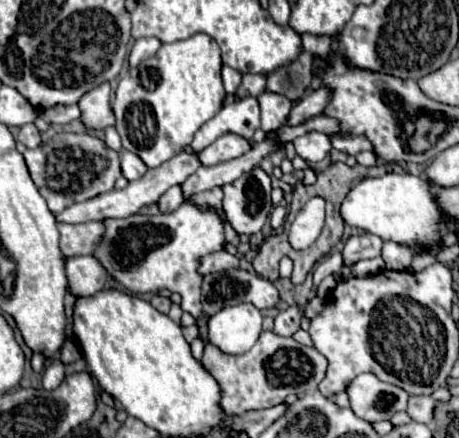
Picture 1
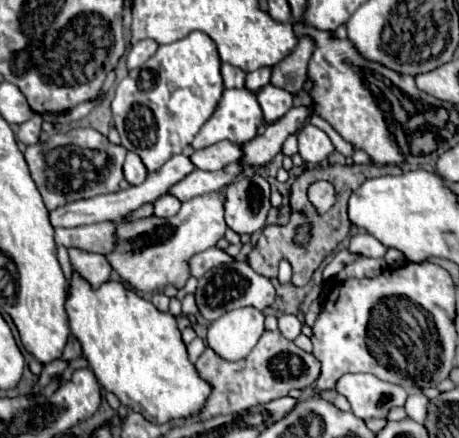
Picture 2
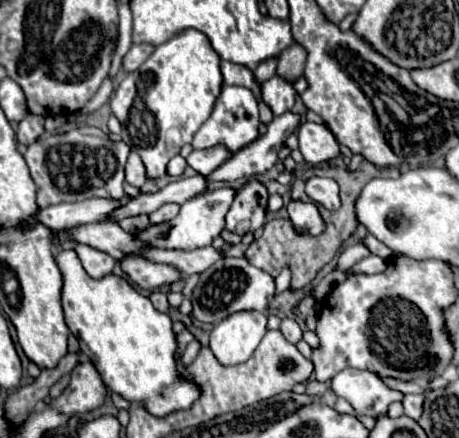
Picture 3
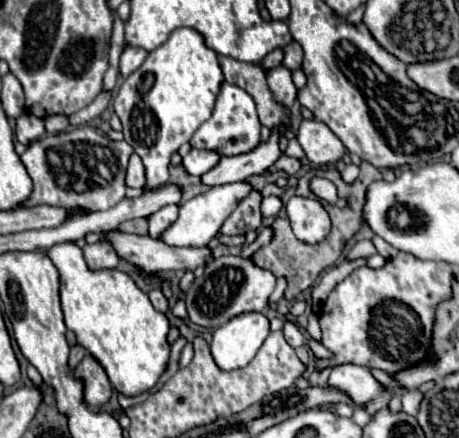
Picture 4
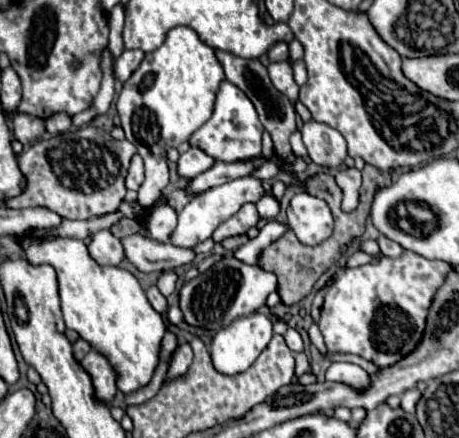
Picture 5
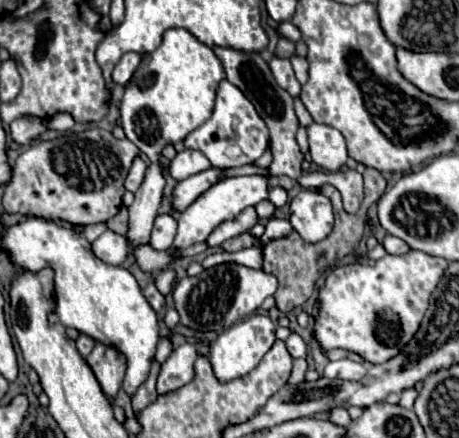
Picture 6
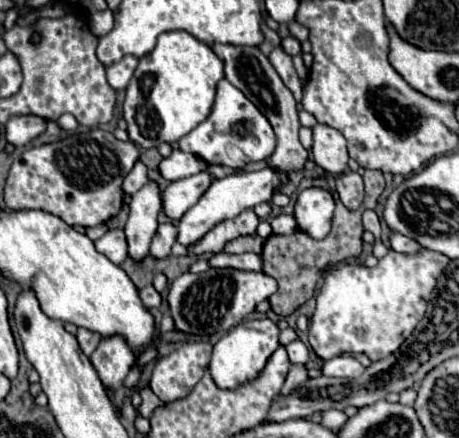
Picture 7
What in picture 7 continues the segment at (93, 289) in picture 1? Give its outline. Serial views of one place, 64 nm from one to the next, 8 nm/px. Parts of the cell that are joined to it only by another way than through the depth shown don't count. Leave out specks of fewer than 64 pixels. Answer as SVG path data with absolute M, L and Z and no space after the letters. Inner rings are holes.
M116 228L108 230L102 238L94 242L94 246L100 254L104 254L110 262L118 266L128 258L128 244L126 244L126 236L122 230L116 230Z

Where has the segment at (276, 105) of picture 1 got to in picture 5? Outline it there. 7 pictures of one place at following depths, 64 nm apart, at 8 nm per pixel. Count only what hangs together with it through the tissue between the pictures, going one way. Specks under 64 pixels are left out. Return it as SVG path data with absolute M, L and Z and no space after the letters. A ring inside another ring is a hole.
M274 62L268 66L270 80L278 92L288 96L292 104L298 100L298 84L292 78L292 66L288 62Z

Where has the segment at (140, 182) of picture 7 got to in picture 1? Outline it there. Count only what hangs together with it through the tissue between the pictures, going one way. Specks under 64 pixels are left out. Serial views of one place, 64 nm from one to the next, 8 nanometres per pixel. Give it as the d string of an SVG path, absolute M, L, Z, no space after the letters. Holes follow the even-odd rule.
M122 152L122 174L126 180L138 180L146 174L146 164L132 152Z

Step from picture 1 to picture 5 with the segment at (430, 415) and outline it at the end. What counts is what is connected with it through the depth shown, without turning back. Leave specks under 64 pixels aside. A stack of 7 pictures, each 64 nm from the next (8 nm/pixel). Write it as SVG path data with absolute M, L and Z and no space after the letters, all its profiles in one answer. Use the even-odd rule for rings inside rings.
M416 388L404 392L404 394L402 394L402 408L404 408L406 412L414 412L420 396L422 396L422 394L420 394L420 390L416 390Z

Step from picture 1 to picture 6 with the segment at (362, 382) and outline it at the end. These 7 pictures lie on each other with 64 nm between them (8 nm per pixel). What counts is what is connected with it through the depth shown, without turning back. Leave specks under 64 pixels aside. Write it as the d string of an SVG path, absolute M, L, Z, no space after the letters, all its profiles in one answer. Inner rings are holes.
M336 360L336 362L330 362L326 368L324 368L324 378L342 378L342 380L352 380L352 382L358 382L364 378L364 372L366 368L358 362L352 362L352 360Z

